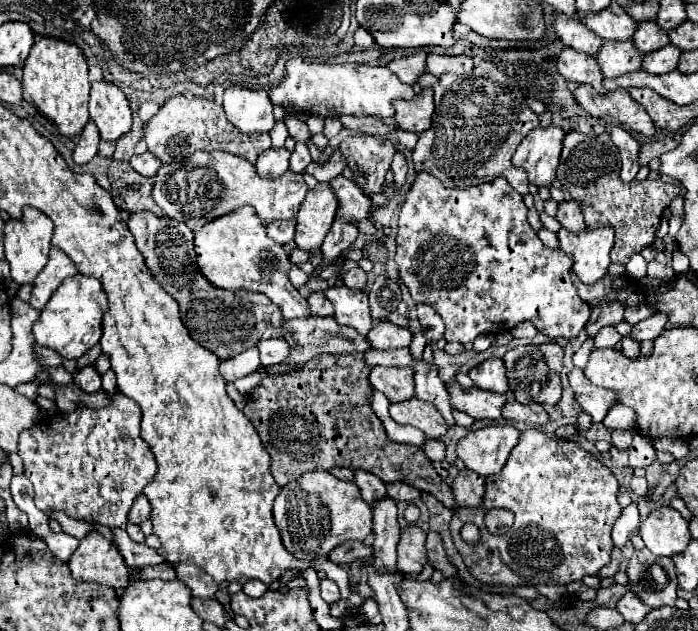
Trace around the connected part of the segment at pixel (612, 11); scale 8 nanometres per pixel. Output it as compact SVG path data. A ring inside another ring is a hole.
M611 2L605 12L585 16L583 24L603 40L629 40L637 28L637 22L615 2Z

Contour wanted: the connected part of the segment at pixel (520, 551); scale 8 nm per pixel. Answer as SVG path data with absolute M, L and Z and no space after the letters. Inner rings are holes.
M529 428L521 434L519 444L513 448L505 468L497 476L489 476L485 480L485 496L481 508L471 508L463 514L461 508L455 510L449 530L455 542L455 548L463 556L471 574L487 584L569 584L581 580L587 574L597 574L611 560L613 540L611 528L621 514L621 506L617 502L619 482L617 476L591 452L583 450L577 442L561 440L555 436L547 436L535 428ZM489 508L507 508L515 514L515 522L509 534L493 536L483 524L481 510ZM471 522L481 530L479 544L467 544L461 540L461 528Z

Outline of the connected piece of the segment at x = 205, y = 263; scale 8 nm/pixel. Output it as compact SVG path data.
M241 206L235 212L229 212L217 220L211 220L195 234L195 252L197 264L205 278L223 290L253 290L265 294L273 304L281 306L283 318L301 318L311 316L307 300L299 294L297 288L291 286L287 272L289 272L289 256L281 244L273 242L267 232L265 224L251 206Z

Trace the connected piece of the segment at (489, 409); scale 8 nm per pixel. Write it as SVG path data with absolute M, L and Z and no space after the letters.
M453 384L449 388L449 394L451 394L451 406L455 410L469 414L475 420L501 418L501 408L507 402L503 394L481 390L481 388L461 388L459 384Z

